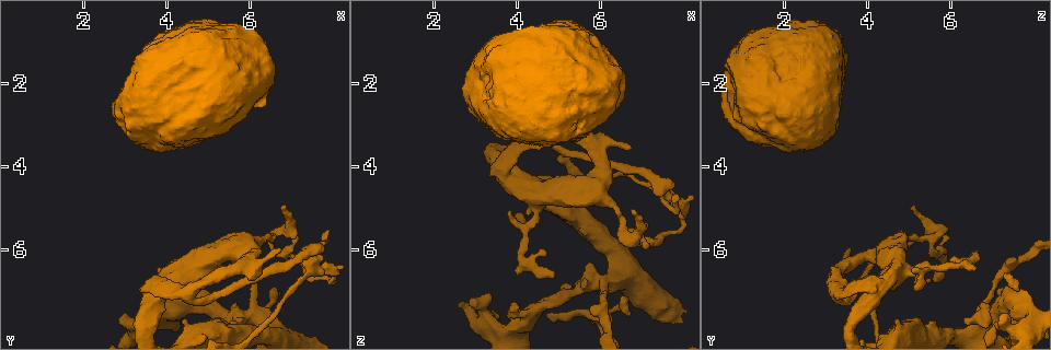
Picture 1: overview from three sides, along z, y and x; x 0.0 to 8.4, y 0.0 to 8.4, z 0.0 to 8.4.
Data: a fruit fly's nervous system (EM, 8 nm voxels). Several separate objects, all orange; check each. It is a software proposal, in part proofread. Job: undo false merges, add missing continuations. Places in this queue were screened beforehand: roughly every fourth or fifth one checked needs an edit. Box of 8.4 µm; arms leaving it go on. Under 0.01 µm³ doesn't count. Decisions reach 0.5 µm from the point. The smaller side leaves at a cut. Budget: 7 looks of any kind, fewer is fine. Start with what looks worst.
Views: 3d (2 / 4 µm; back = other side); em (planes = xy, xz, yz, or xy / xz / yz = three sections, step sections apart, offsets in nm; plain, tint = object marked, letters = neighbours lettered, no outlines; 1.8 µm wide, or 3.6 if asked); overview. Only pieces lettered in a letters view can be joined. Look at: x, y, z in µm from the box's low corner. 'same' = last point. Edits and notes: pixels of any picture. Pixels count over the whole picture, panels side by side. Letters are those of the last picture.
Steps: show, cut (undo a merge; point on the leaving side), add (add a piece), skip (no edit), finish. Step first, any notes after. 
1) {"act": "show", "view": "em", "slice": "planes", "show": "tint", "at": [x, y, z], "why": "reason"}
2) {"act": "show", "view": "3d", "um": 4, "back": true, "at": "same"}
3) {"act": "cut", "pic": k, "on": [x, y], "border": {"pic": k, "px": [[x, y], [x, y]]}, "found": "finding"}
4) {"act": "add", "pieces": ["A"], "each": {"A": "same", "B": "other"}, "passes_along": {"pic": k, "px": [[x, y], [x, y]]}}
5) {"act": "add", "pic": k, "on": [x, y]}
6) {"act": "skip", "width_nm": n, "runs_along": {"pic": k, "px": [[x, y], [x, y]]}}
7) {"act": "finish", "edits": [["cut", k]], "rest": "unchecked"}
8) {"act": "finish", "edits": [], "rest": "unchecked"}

{"act": "show", "view": "em", "slice": "xz", "step": 8, "show": "letters", "at": [6.70, 7.05, 7.50], "why": "thin end"}

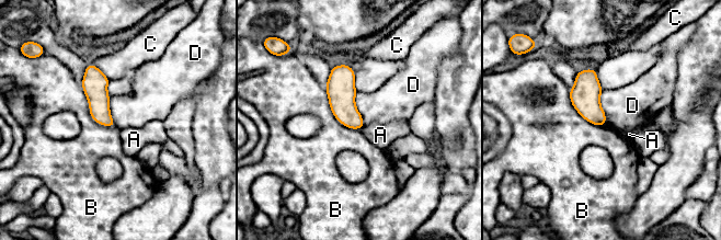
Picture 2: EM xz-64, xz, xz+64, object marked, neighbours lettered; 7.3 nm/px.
{"act": "show", "view": "em", "slice": "planes", "show": "letters", "at": "same", "why": "cut it another way"}

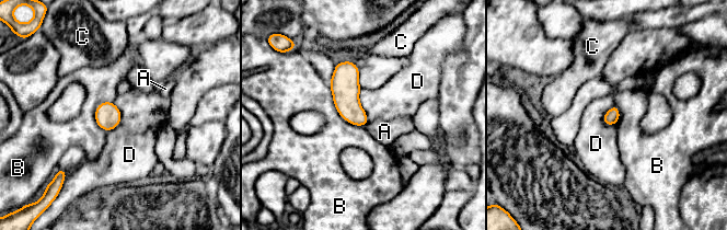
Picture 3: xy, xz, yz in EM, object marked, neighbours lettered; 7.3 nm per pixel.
{"act": "skip", "each": {"A": "other", "B": "other", "C": "other", "D": "other"}, "found": "none of them fits"}

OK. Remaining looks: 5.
{"act": "show", "view": "em", "um": 3.6, "slice": "yz", "step": 4, "show": "tint", "at": [7.75, 5.85, 4.45], "why": "an open end"}

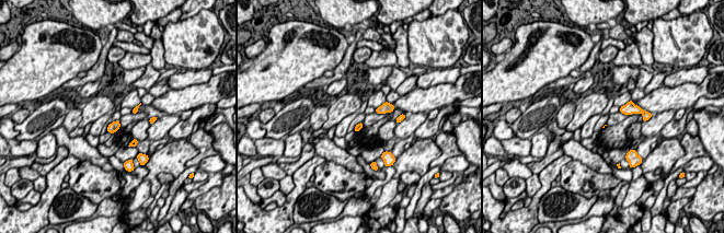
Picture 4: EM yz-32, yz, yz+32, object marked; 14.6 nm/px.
{"act": "show", "view": "em", "um": 3.6, "slice": "planes", "show": "letters", "at": "same", "why": "another direction"}

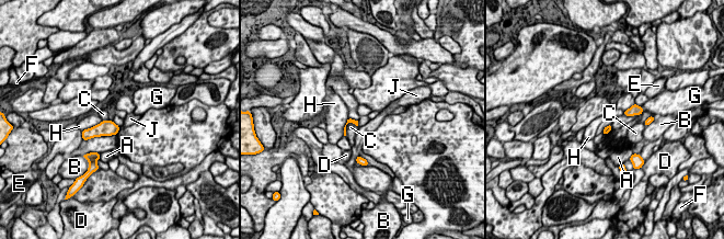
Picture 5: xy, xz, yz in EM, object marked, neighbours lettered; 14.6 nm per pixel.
{"act": "skip", "each": {"A": "other", "B": "other", "C": "other", "D": "other", "E": "other", "F": "other", "G": "other", "H": "other", "J": "other"}, "border": {"pic": 5, "px": [[623, 114], [639, 115]]}, "found": "no lettered piece goes on from it"}

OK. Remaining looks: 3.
{"act": "show", "view": "em", "slice": "xz", "step": 4, "show": "letters", "at": [2.90, 7.75, 7.25]}

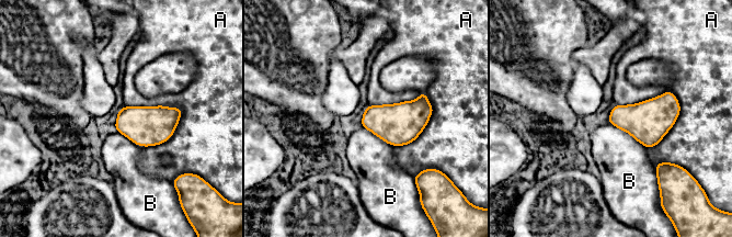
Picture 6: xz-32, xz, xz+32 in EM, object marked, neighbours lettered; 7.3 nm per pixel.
{"act": "show", "view": "em", "slice": "planes", "show": "letters", "at": "same"}

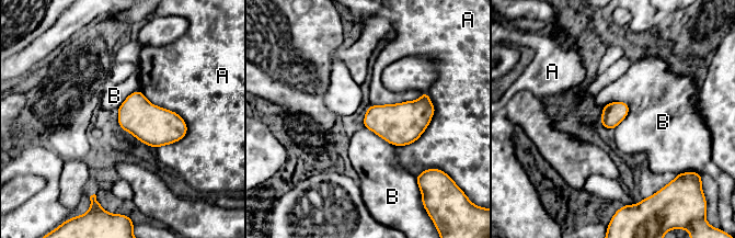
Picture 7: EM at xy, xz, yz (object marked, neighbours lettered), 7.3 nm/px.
{"act": "skip", "each": {"A": "other", "B": "other"}, "border": {"pic": 7, "px": [[621, 100], [629, 112], [613, 128]]}, "found": "none of them fits"}

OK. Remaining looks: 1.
{"act": "finish", "edits": [], "rest": "unchecked"}

